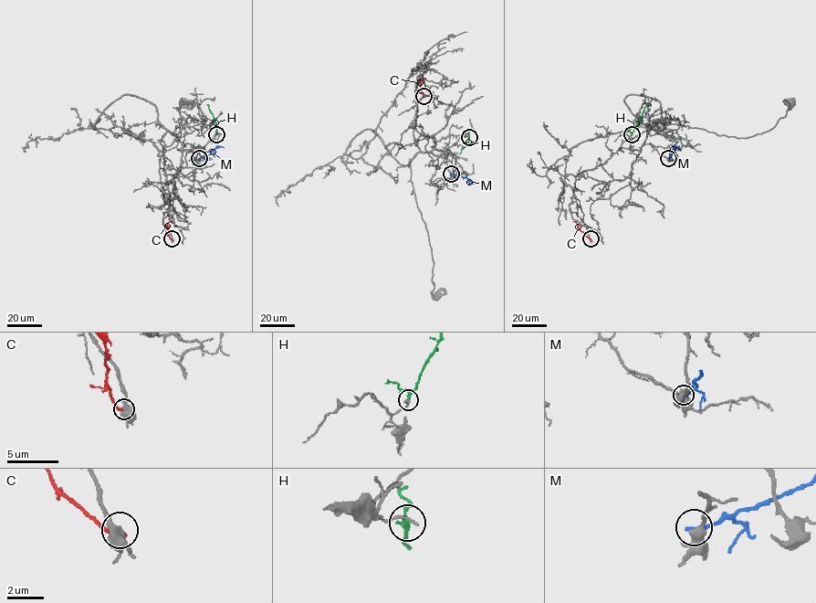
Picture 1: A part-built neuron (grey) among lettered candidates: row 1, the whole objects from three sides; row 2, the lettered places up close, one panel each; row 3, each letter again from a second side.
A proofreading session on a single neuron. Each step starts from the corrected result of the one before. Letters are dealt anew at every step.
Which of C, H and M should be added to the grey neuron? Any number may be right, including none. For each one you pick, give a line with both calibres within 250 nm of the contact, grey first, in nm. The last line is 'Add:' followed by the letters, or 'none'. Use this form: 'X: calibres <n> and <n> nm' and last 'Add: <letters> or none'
Add: none

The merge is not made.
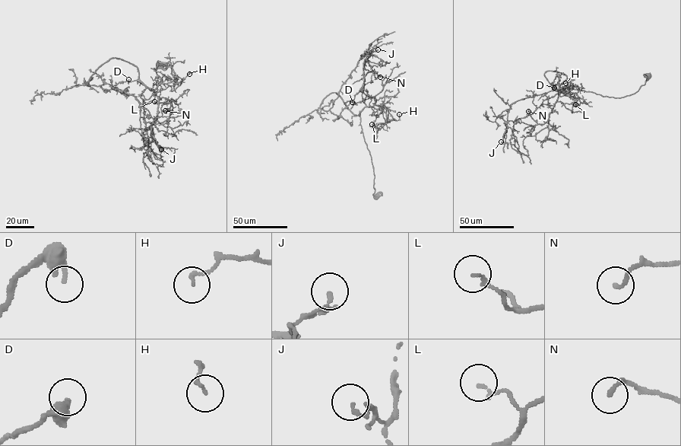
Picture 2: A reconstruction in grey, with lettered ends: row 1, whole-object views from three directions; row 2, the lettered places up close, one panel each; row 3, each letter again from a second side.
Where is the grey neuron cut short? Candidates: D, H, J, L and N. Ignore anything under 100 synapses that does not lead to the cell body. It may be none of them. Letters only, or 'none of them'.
none of them

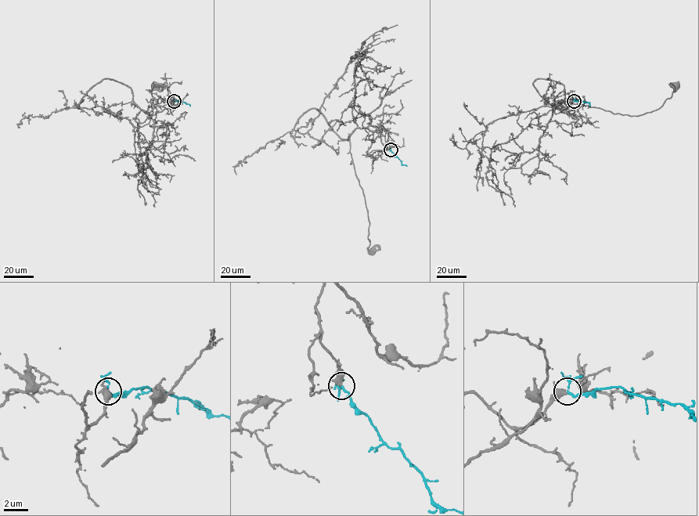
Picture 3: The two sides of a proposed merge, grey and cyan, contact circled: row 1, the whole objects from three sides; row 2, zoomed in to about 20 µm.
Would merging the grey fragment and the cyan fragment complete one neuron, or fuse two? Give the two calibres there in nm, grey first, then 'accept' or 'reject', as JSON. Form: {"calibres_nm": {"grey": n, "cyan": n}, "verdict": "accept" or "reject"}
{"calibres_nm": {"grey": 340, "cyan": 120}, "verdict": "accept"}

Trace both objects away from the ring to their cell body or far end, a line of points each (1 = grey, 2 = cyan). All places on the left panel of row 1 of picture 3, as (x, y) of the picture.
1: (174, 101), (171, 105), (172, 101), (145, 112), (133, 100), (133, 104), (151, 115), (152, 88), (154, 85)
2: (174, 101), (185, 102), (189, 106)

